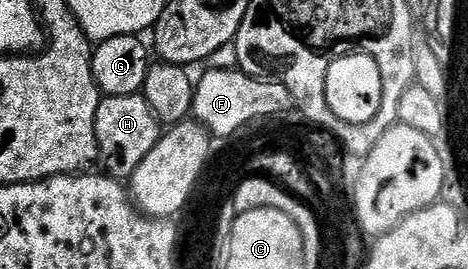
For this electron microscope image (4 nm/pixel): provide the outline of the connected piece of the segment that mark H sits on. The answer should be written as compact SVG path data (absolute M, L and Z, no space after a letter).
M139 93L133 95L117 95L116 97L104 96L97 107L95 120L95 134L97 135L97 158L100 165L110 176L116 179L127 179L153 151L161 136L161 122L149 103Z

